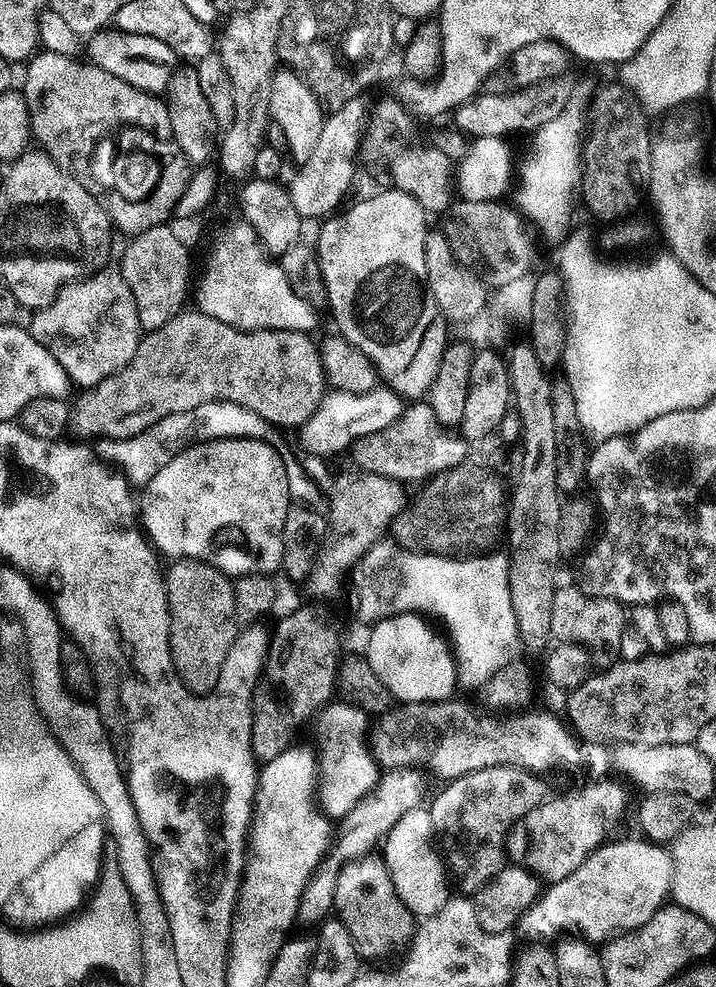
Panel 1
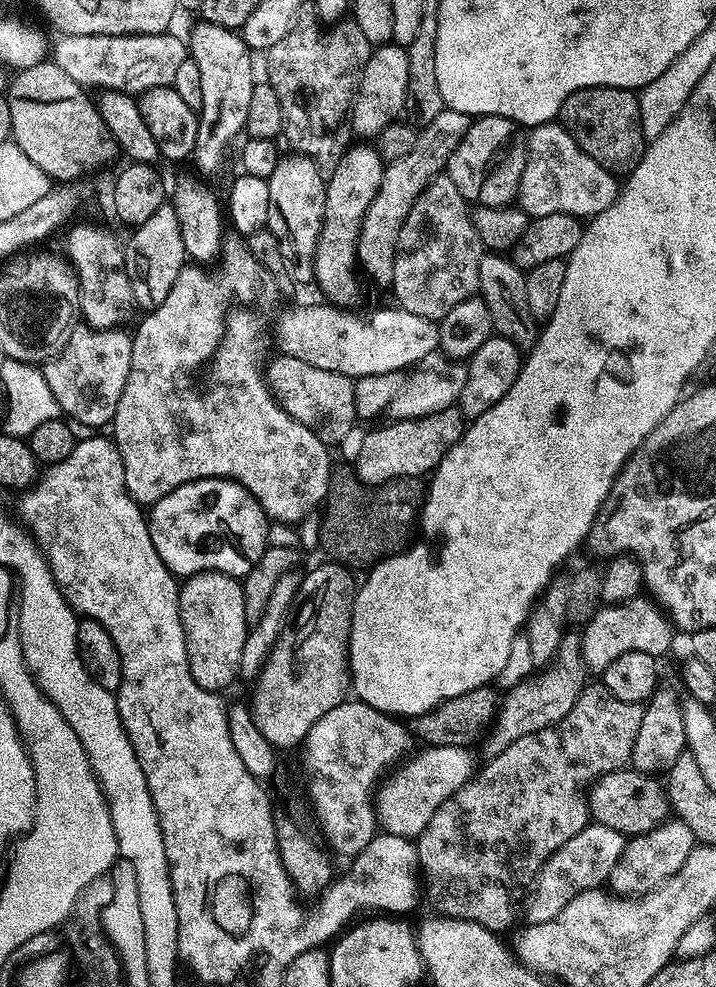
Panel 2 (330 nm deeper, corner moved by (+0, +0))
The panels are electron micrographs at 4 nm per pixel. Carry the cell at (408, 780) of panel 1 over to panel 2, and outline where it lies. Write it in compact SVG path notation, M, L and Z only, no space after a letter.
M565 631L560 650L551 667L541 671L544 672L541 676L533 674L507 691L501 709L497 713L496 722L486 738L489 757L497 756L499 752L506 750L510 742L518 742L518 738L526 738L526 734L534 734L538 730L554 726L562 718L566 718L570 710L574 710L574 702L578 702L578 698L584 693L590 680L590 669L584 661L581 637L579 631Z

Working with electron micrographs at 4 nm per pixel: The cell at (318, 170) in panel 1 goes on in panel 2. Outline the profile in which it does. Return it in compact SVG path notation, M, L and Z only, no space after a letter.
M389 42L373 47L356 87L356 100L352 103L352 130L357 137L376 138L401 115L399 112L409 103L409 78L408 53L401 45Z

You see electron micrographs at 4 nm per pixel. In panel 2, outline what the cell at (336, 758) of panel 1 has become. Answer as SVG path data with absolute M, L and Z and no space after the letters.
M458 746L427 747L406 769L383 785L377 801L378 824L387 835L415 841L426 830L430 818L462 785L478 772L478 763L468 748Z

